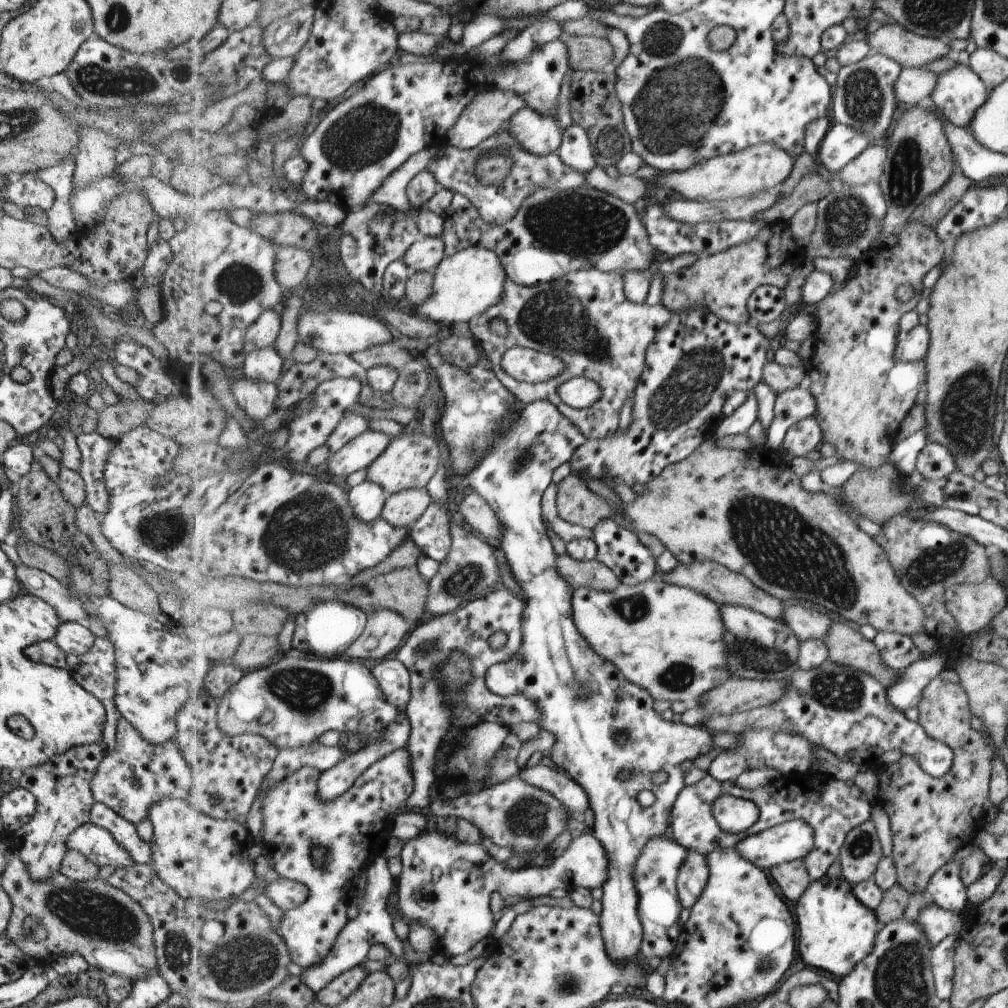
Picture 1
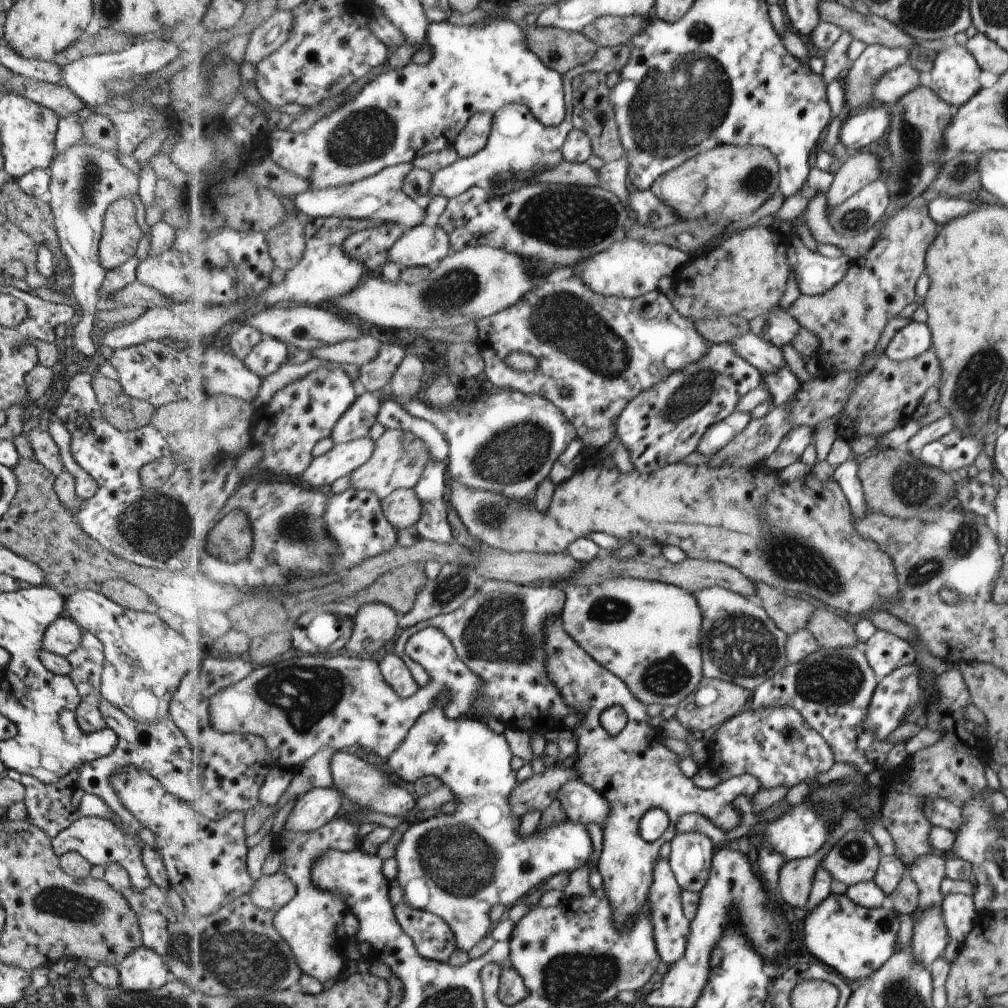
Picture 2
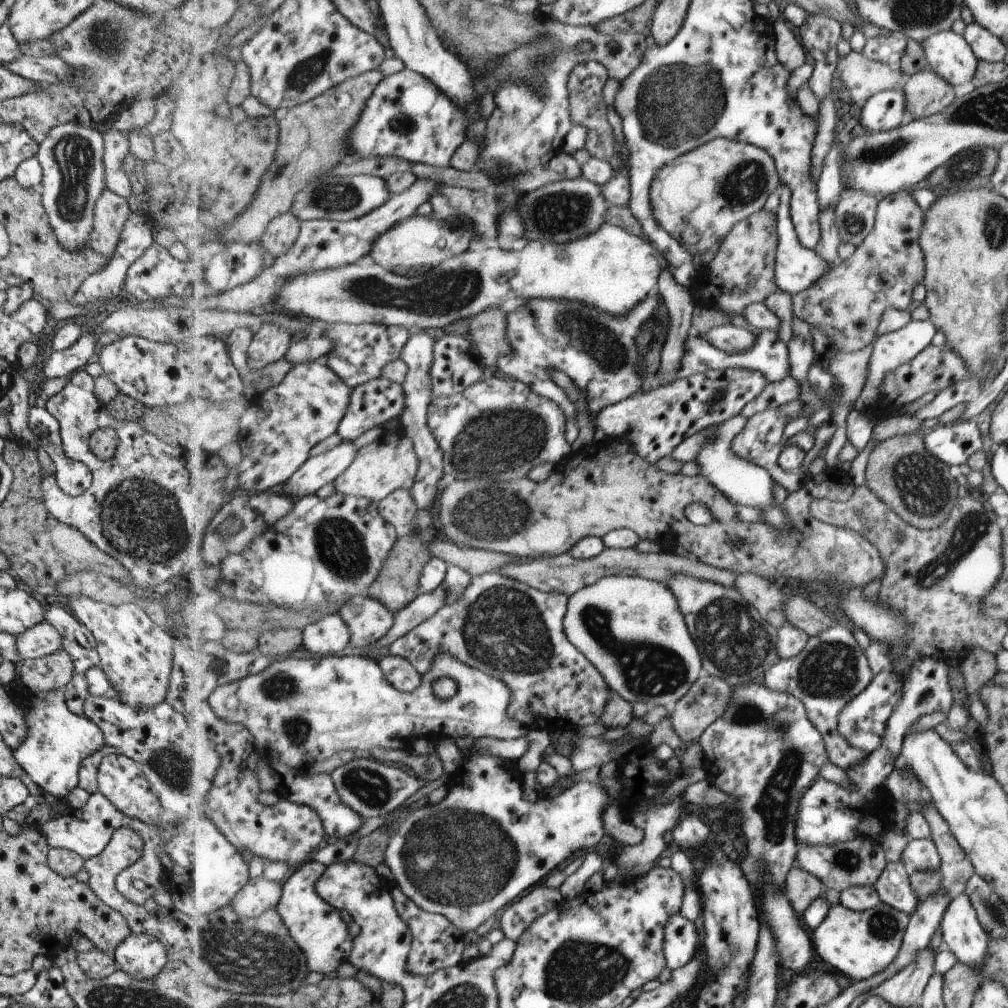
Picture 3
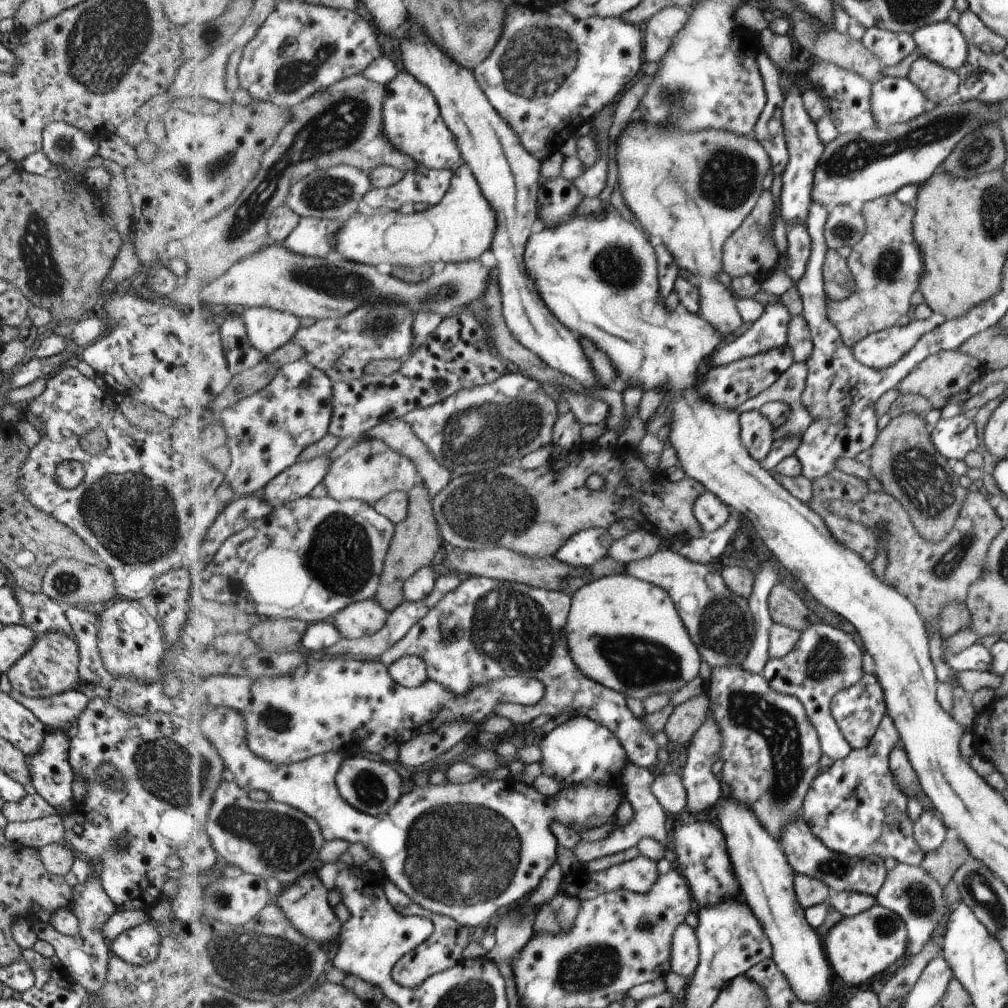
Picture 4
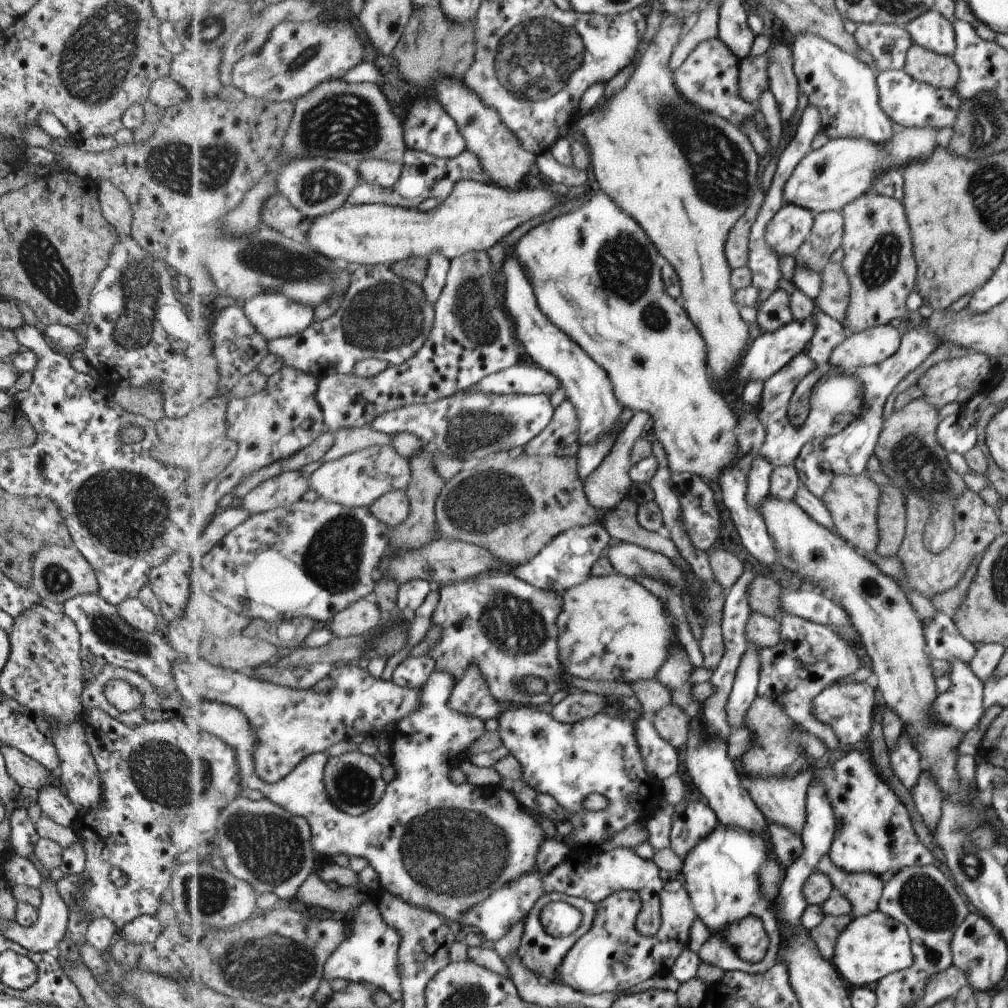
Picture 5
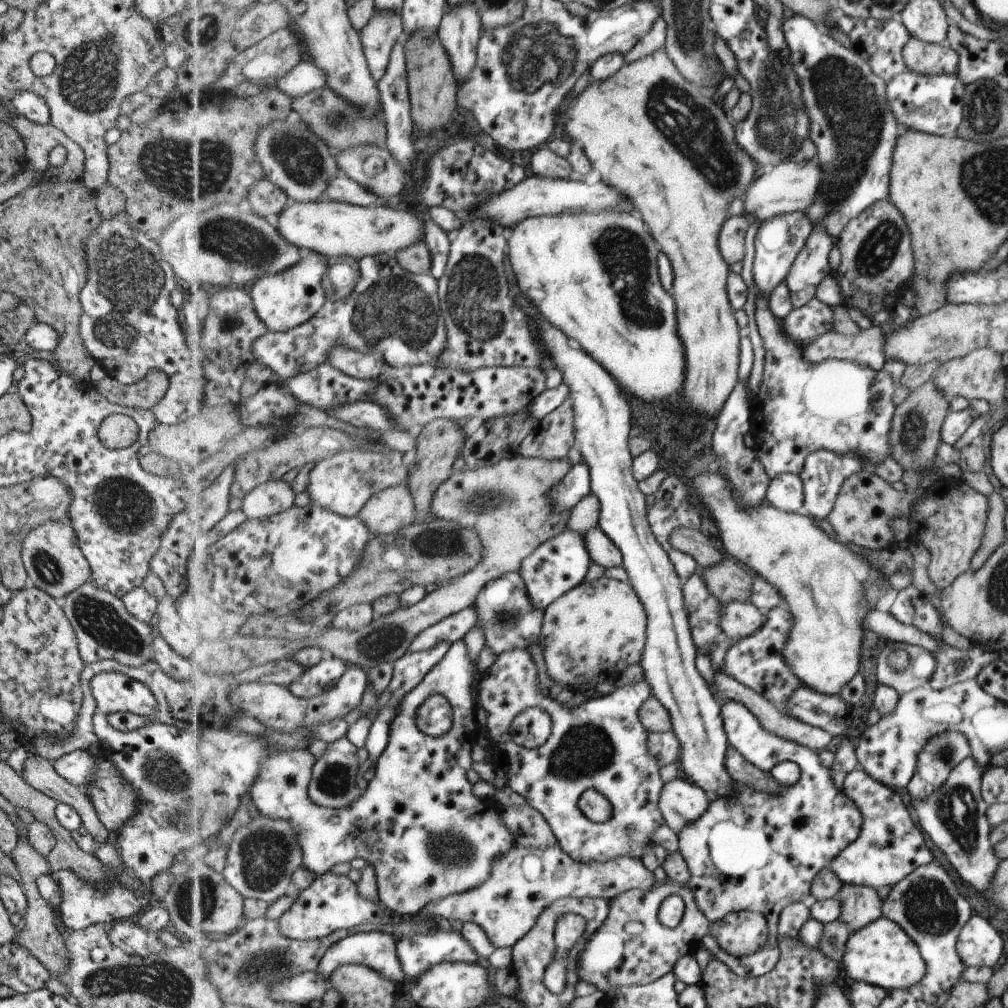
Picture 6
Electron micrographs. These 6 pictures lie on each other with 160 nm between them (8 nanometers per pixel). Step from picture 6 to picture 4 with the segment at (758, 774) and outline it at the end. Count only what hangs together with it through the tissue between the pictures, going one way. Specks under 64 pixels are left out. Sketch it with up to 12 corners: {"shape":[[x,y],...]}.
{"shape":[[803,814],[781,842],[797,874],[833,893],[874,897],[887,870],[881,857],[836,853]]}

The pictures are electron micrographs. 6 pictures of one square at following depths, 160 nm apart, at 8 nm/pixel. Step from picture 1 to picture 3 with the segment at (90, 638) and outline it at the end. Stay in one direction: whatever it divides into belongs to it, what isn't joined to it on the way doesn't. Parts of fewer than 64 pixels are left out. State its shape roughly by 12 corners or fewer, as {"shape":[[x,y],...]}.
{"shape":[[37,623],[15,638],[19,660],[62,649],[51,623]]}

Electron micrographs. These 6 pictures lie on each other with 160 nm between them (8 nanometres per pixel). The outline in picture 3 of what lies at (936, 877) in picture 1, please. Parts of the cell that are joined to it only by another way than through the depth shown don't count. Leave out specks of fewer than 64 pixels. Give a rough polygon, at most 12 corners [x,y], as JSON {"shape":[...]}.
{"shape":[[965,893],[938,928],[960,963],[985,964],[988,935]]}

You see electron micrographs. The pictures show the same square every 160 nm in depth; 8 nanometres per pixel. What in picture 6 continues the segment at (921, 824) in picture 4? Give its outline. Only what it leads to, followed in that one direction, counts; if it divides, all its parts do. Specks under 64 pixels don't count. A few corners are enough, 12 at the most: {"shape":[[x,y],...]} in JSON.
{"shape":[[959,731],[927,736],[906,784],[922,801],[972,753]]}

